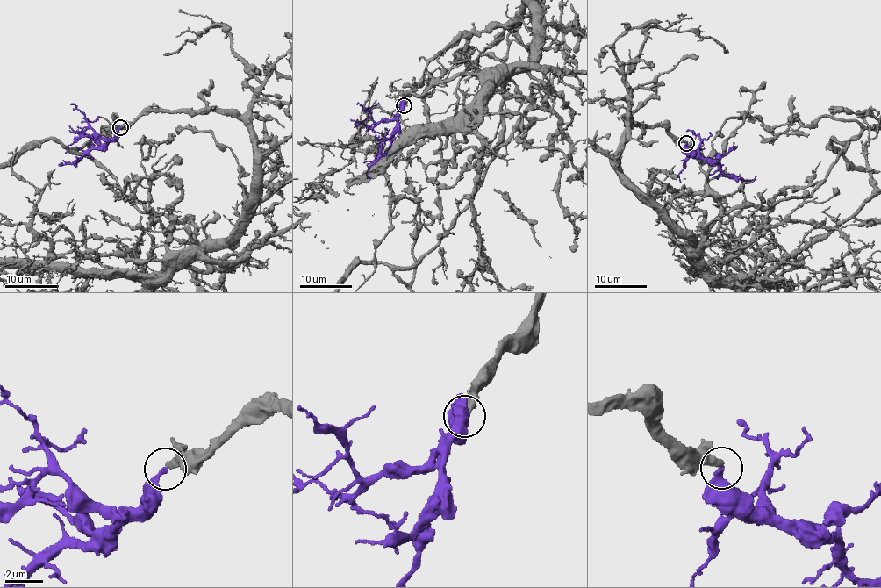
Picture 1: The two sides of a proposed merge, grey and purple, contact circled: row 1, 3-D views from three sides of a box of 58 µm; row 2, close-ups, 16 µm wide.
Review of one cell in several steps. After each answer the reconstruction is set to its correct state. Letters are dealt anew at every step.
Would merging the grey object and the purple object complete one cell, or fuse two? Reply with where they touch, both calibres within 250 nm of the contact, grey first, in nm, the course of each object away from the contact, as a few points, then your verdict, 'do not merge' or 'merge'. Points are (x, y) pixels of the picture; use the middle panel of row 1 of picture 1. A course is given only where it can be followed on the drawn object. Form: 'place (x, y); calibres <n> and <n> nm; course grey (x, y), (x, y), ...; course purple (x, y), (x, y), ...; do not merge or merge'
place (404, 105); calibres 340 and 320 nm; course grey (404, 105), (529, 3), (497, 154), (440, 242), (359, 262); course purple (403, 105), (398, 113), (397, 129), (381, 145), (380, 155), (369, 168), (367, 175), (370, 178); merge

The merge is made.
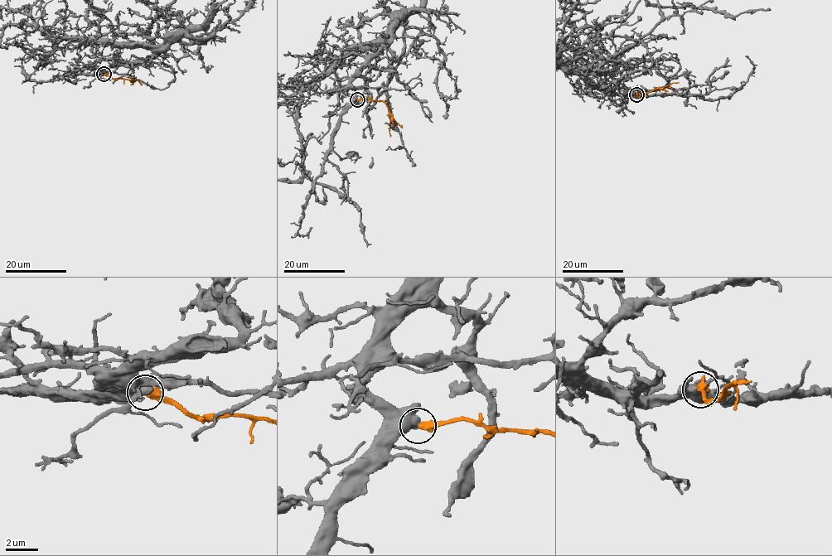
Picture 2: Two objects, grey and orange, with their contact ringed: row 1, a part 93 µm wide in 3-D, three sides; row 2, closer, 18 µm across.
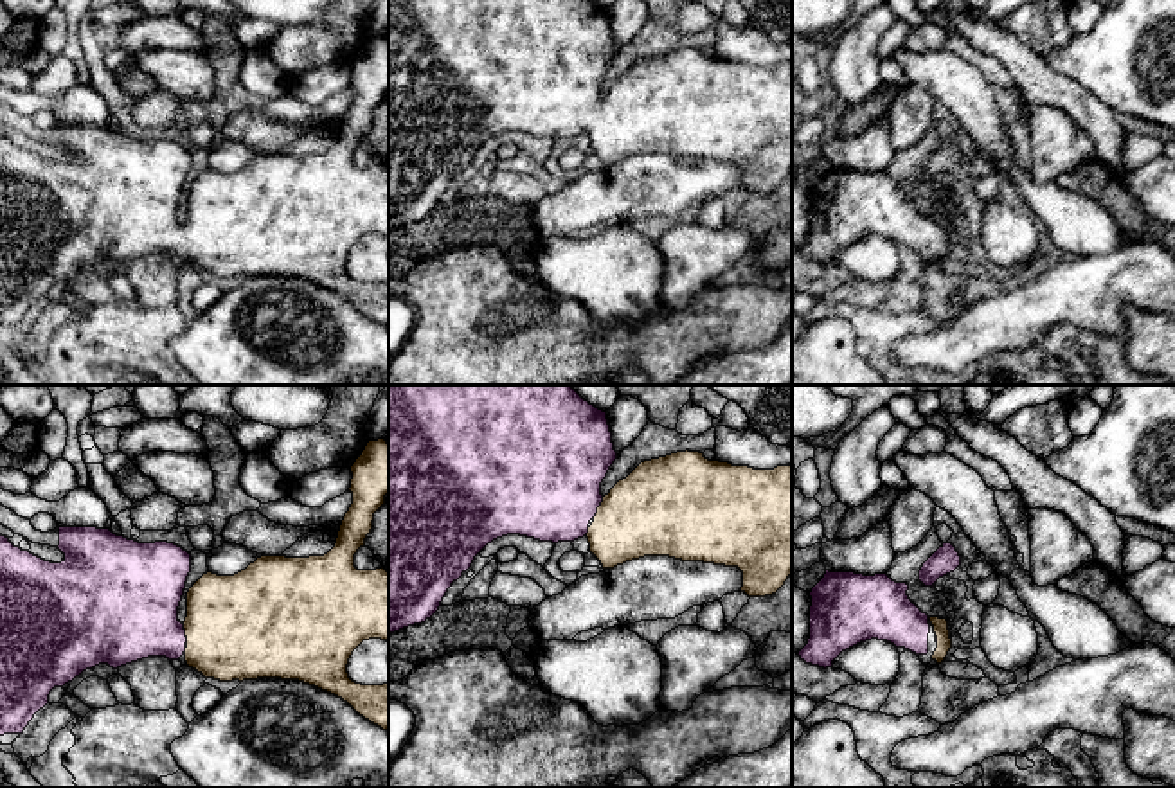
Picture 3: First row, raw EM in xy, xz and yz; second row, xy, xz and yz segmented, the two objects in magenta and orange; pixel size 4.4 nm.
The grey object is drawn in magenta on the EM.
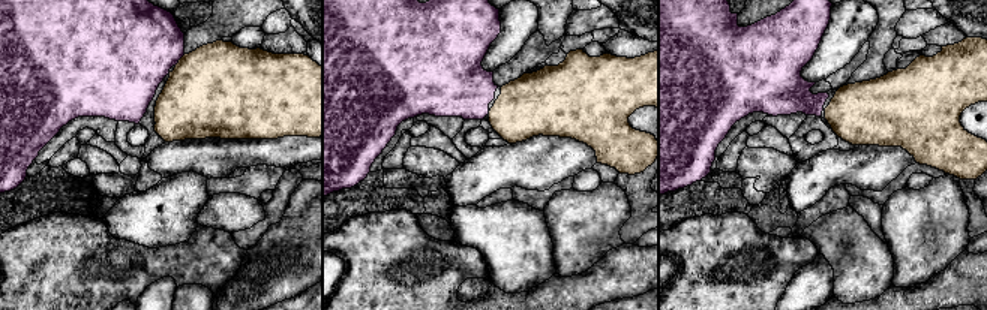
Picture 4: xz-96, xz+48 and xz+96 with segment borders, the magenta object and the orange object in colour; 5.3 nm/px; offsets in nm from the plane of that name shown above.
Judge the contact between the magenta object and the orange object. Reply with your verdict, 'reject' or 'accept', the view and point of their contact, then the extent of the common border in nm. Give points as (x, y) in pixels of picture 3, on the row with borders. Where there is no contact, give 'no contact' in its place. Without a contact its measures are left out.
accept | xz (598, 506) | 110 nm

